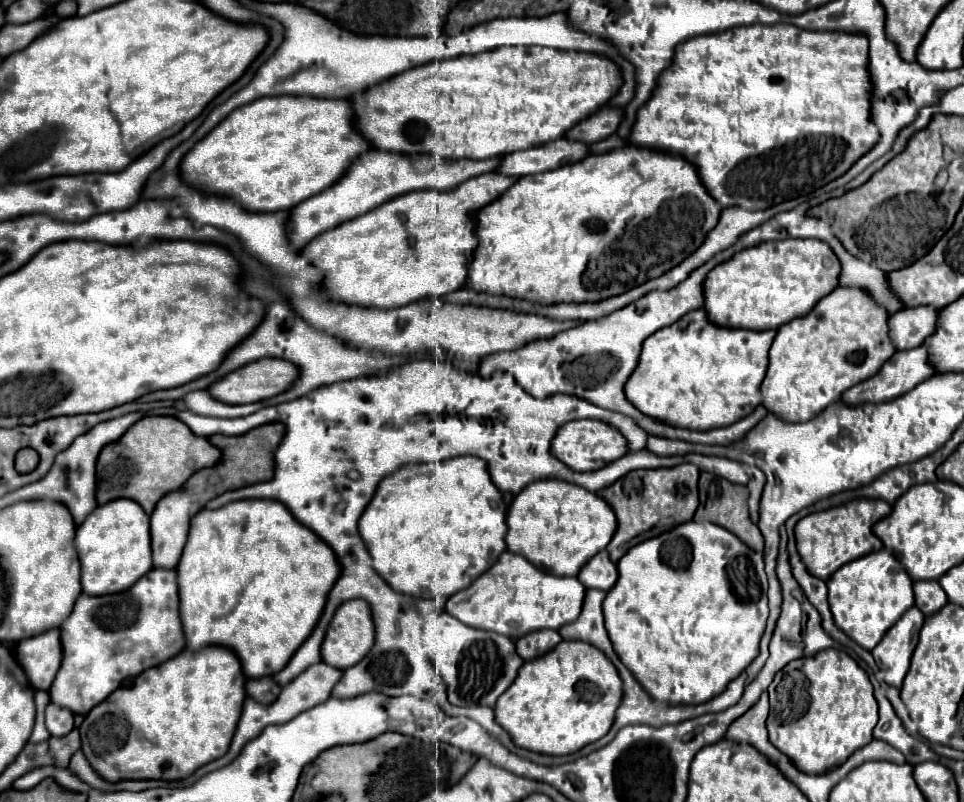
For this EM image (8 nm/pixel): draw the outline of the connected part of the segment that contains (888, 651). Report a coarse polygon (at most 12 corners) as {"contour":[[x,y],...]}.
{"contour":[[912,606],[872,650],[896,688],[910,668],[924,614]]}

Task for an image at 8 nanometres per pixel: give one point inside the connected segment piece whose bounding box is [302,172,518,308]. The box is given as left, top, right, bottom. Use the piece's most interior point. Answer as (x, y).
(417, 245)

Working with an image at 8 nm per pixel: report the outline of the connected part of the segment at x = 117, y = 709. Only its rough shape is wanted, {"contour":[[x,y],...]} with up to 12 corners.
{"contour":[[182,650],[94,706],[110,782],[182,780],[230,748],[246,676]]}

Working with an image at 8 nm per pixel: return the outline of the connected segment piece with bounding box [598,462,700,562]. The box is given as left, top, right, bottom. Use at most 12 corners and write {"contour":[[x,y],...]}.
{"contour":[[694,464],[632,470],[598,496],[618,530],[618,562],[630,546],[692,520]]}

